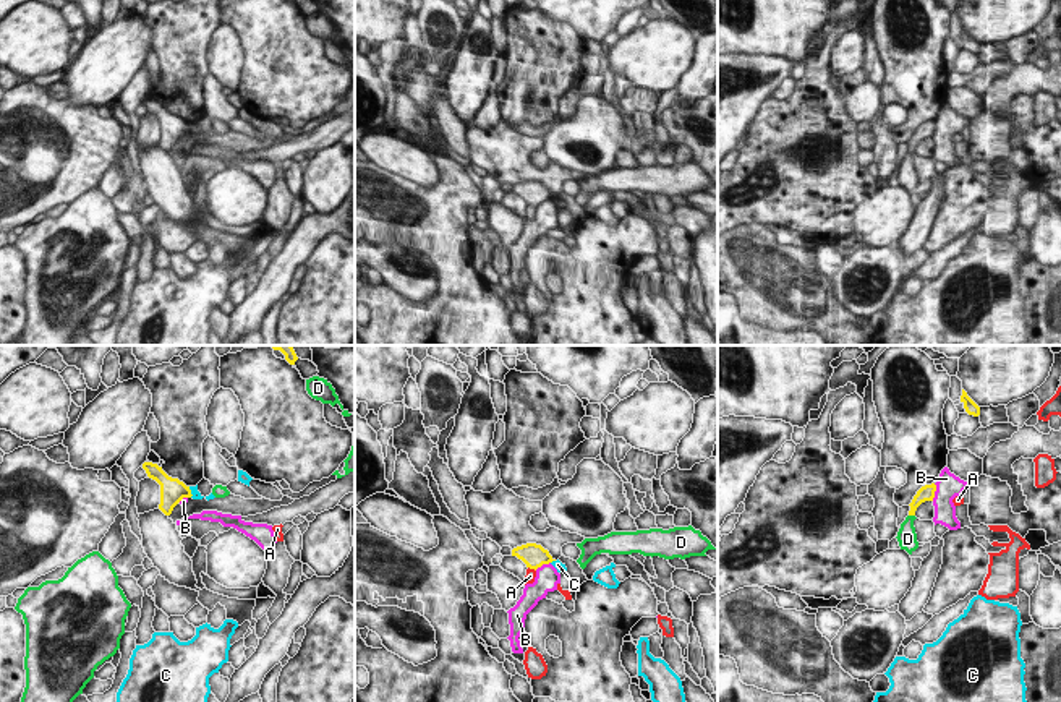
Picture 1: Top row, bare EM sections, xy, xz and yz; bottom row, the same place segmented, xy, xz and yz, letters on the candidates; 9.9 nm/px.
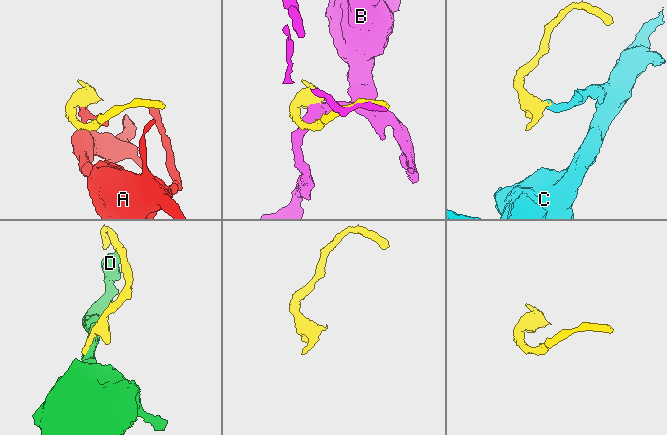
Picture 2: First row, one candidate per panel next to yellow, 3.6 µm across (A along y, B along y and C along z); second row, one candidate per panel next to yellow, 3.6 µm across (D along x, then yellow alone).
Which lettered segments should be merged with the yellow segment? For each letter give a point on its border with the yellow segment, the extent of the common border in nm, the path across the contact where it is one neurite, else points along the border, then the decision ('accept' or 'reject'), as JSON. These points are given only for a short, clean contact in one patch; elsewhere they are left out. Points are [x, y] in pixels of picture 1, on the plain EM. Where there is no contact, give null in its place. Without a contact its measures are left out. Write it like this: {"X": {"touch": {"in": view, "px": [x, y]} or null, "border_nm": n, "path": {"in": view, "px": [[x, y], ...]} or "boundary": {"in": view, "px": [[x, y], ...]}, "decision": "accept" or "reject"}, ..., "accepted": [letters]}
{"A": {"touch": {"in": "xz", "px": [532, 205]}, "border_nm": 100, "boundary": {"in": "xz", "px": [[528, 203], [535, 208]]}, "decision": "reject"}, "B": {"touch": {"in": "yz", "px": [935, 127]}, "border_nm": 180, "decision": "reject"}, "C": {"touch": {"in": "xy", "px": [190, 128]}, "border_nm": 120, "path": {"in": "xy", "px": [[172, 127], [190, 128], [196, 132]]}, "decision": "accept"}, "D": {"touch": {"in": "yz", "px": [912, 151]}, "border_nm": 70, "boundary": {"in": "yz", "px": [[909, 151], [914, 153]]}, "decision": "reject"}, "accepted": ["C"]}

